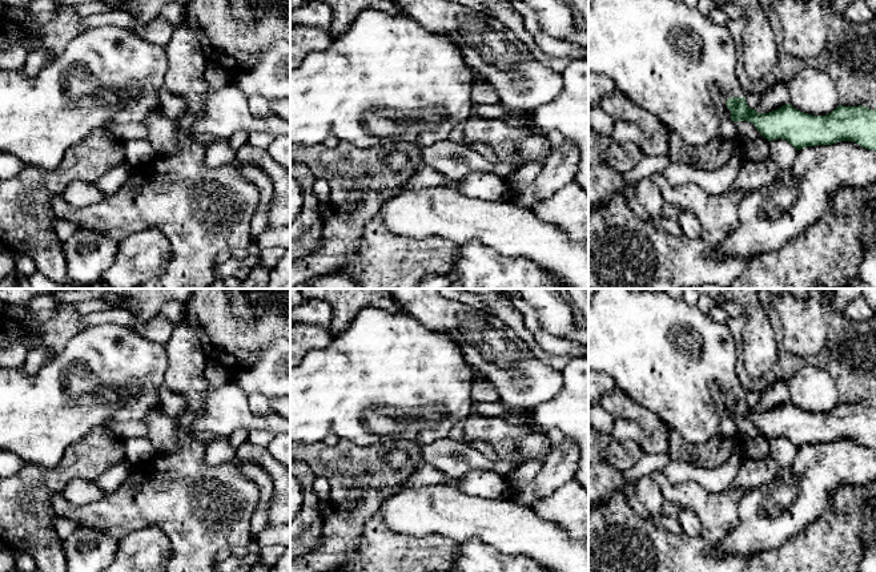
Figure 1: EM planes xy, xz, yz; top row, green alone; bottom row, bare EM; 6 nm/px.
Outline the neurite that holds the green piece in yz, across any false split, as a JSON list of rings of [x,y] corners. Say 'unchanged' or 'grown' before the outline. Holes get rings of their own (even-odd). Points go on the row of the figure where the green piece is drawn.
grown; [[[591,0],[591,3],[588,4],[588,72],[610,77],[616,85],[618,92],[620,92],[628,100],[634,101],[642,109],[646,109],[652,113],[670,130],[676,132],[686,145],[694,148],[704,146],[707,142],[714,140],[719,133],[720,124],[731,118],[735,122],[750,121],[768,141],[783,138],[787,140],[797,150],[807,146],[831,145],[839,141],[853,141],[861,148],[876,150],[876,110],[872,110],[863,105],[839,105],[835,110],[825,116],[812,116],[800,112],[795,109],[791,104],[785,104],[781,108],[769,113],[758,113],[755,109],[751,109],[746,102],[746,90],[740,85],[739,77],[736,76],[736,48],[734,43],[734,36],[731,35],[727,27],[716,25],[696,7],[688,7],[683,0]]]

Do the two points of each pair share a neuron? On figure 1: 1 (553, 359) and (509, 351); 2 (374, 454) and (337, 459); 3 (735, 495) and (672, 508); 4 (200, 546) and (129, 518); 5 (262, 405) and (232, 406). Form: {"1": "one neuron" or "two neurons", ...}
{"1": "two neurons", "2": "one neuron", "3": "two neurons", "4": "one neuron", "5": "two neurons"}

